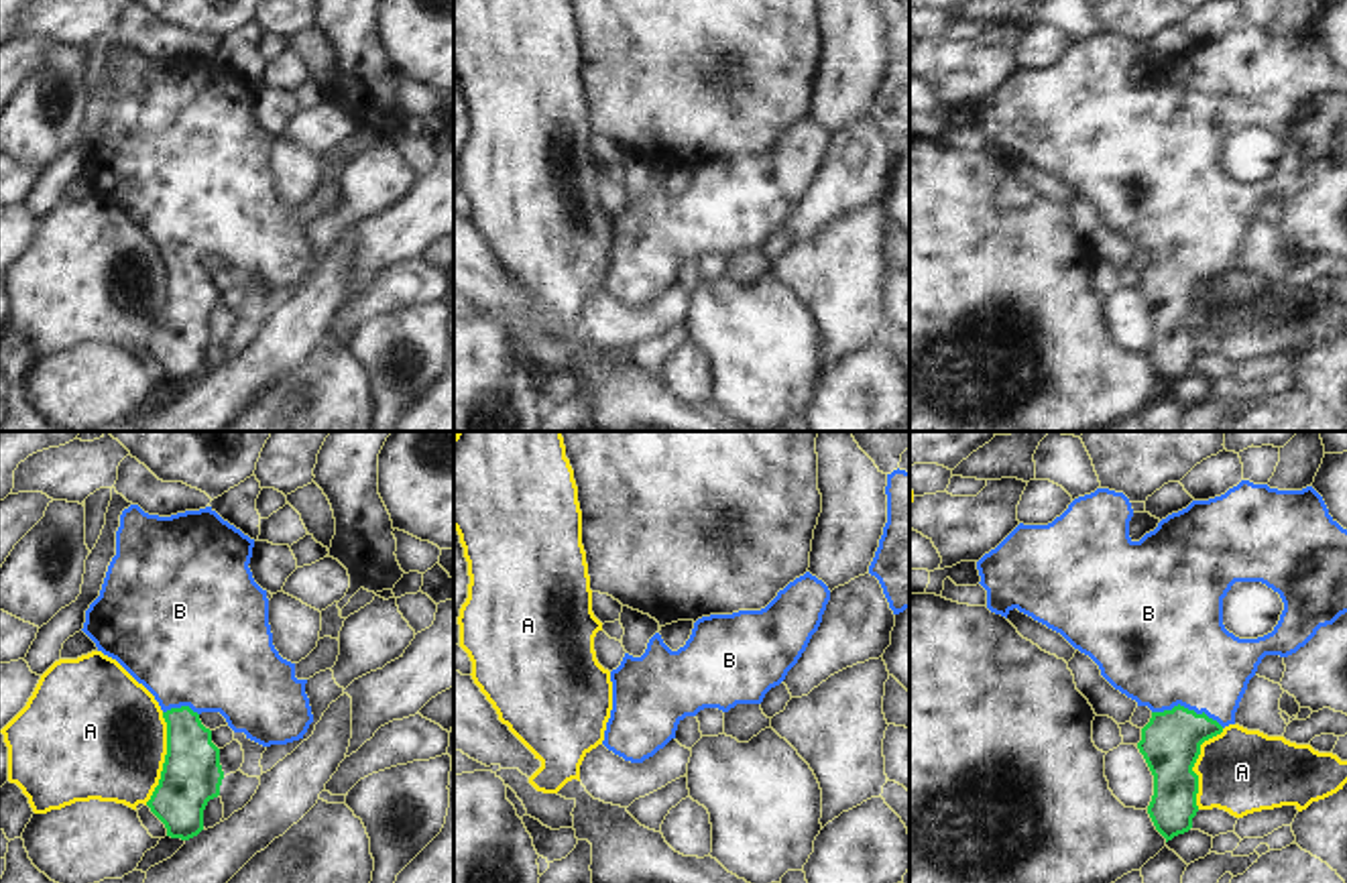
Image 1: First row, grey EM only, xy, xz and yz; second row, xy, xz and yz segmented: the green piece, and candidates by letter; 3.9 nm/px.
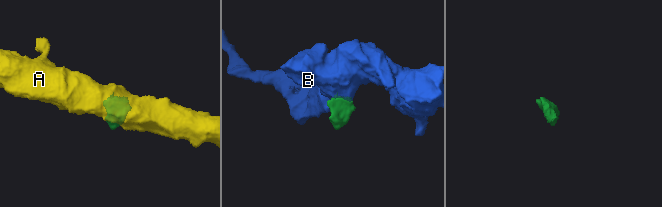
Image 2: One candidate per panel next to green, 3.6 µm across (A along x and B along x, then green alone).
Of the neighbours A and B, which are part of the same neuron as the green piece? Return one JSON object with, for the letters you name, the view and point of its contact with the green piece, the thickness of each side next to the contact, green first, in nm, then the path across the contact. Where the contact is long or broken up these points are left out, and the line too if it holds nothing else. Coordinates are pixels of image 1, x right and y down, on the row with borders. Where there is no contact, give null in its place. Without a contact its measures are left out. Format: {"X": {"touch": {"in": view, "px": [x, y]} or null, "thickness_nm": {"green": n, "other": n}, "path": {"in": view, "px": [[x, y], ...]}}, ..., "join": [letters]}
{"B": {"touch": {"in": "yz", "px": [1187, 709]}, "thickness_nm": {"green": 240, "other": 460}, "path": {"in": "yz", "px": [[1170, 743], [1187, 709], [1170, 648]]}}, "join": ["B"]}

